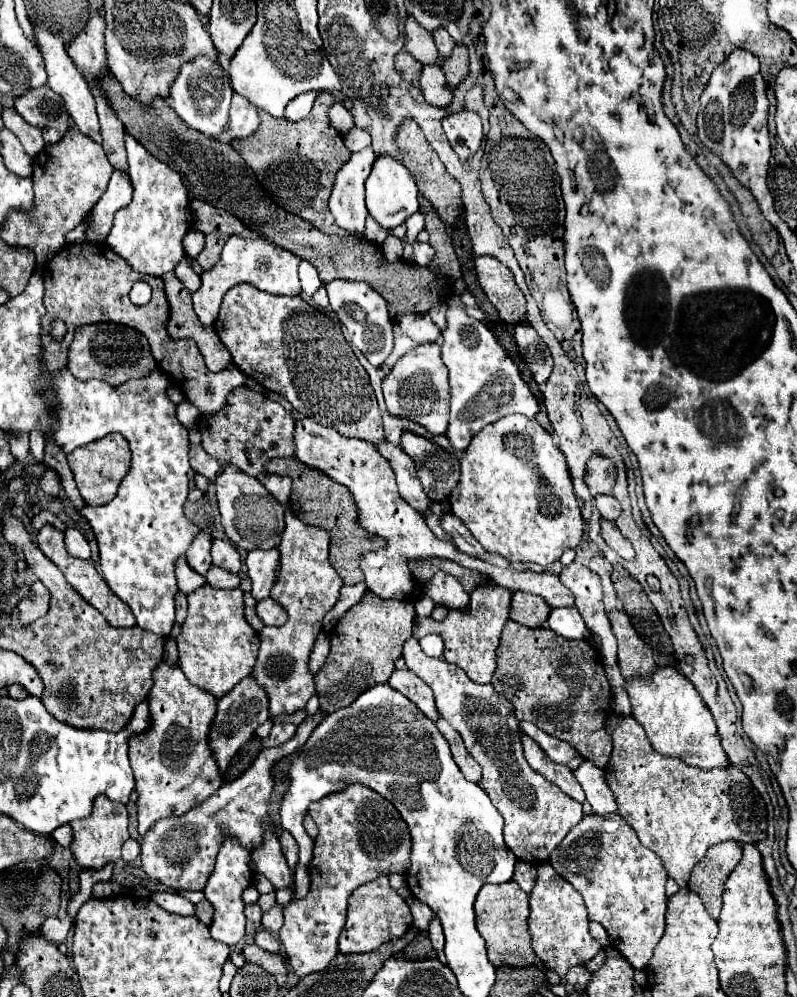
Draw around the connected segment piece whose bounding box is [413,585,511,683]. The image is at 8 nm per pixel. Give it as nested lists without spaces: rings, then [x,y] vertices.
[[[487,585],[479,587],[471,593],[471,609],[469,613],[461,611],[449,611],[443,623],[433,621],[431,617],[419,617],[413,625],[413,635],[417,639],[437,633],[445,641],[445,659],[449,663],[459,665],[471,681],[477,683],[491,683],[491,677],[495,673],[495,653],[499,647],[501,631],[509,619],[509,607],[511,607],[511,593],[505,587],[499,585]]]

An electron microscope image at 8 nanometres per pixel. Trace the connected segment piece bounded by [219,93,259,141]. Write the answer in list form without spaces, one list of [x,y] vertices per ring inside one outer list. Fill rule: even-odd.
[[[235,93],[231,101],[229,129],[223,135],[219,135],[219,141],[229,141],[229,135],[231,139],[243,139],[255,133],[255,129],[259,129],[259,111],[245,97],[239,97]]]

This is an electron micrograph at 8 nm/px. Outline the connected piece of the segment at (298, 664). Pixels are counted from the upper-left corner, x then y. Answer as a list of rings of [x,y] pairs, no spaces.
[[[291,511],[285,513],[285,531],[279,545],[281,551],[281,577],[271,589],[271,599],[287,609],[287,623],[281,627],[265,627],[261,635],[259,657],[253,667],[253,675],[267,689],[269,713],[293,713],[305,709],[309,697],[315,693],[313,677],[307,669],[309,655],[315,637],[321,631],[325,613],[337,603],[339,589],[343,585],[341,577],[329,563],[329,535],[323,529],[305,525]]]

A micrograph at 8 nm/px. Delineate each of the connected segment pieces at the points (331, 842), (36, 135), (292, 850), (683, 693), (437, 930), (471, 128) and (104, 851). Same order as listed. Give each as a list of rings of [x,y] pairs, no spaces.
[[[349,785],[341,793],[333,793],[311,803],[309,815],[319,827],[313,859],[309,863],[311,889],[303,899],[295,899],[285,905],[285,923],[279,931],[287,963],[299,979],[309,973],[323,971],[339,953],[337,939],[345,927],[347,899],[351,893],[379,875],[405,875],[411,857],[411,833],[407,823],[385,797],[365,785]]]
[[[15,109],[3,111],[3,123],[5,123],[5,127],[9,127],[15,133],[15,137],[21,141],[21,145],[29,157],[35,157],[41,153],[41,149],[45,147],[41,131],[35,129],[33,125],[27,125],[27,121],[23,121],[23,117],[19,117],[19,113],[15,113]]]
[[[283,831],[281,837],[279,837],[279,843],[281,843],[281,849],[283,849],[283,855],[289,863],[289,867],[295,867],[299,863],[299,845],[295,841],[295,837],[291,837],[291,833]]]
[[[617,665],[605,671],[607,671],[607,679],[611,687],[627,689],[629,701],[631,701],[631,715],[643,725],[655,751],[669,755],[669,757],[677,757],[691,767],[707,769],[707,771],[729,765],[727,753],[723,753],[723,747],[717,735],[717,725],[707,705],[699,697],[695,685],[689,683],[675,667],[657,669],[651,683],[625,681]]]
[[[433,919],[431,921],[431,925],[429,925],[429,939],[431,939],[431,943],[433,943],[433,947],[437,949],[437,951],[443,951],[443,945],[445,945],[445,937],[443,937],[443,929],[441,929],[441,923],[439,923],[439,919]]]
[[[459,111],[451,113],[443,119],[443,131],[461,159],[469,159],[477,153],[483,141],[481,119],[473,111]]]
[[[97,797],[95,805],[93,805],[93,813],[87,819],[81,821],[73,821],[73,843],[71,843],[71,851],[75,855],[75,861],[79,863],[79,867],[87,867],[87,869],[101,869],[105,863],[115,861],[121,857],[121,847],[123,843],[129,839],[129,815],[127,815],[127,807],[123,803],[111,801],[107,797]]]

